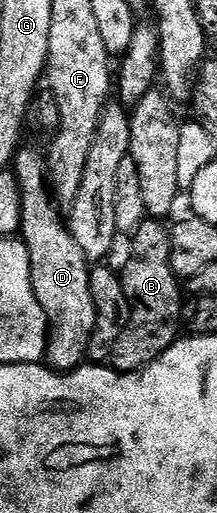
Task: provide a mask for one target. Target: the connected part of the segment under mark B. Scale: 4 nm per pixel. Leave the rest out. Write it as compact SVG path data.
M145 219L139 229L131 234L132 254L125 269L119 272L120 282L126 291L132 314L128 317L126 331L114 346L111 368L120 373L137 373L142 367L154 363L181 336L180 316L185 316L186 305L180 298L182 285L170 263L170 229L160 219Z

